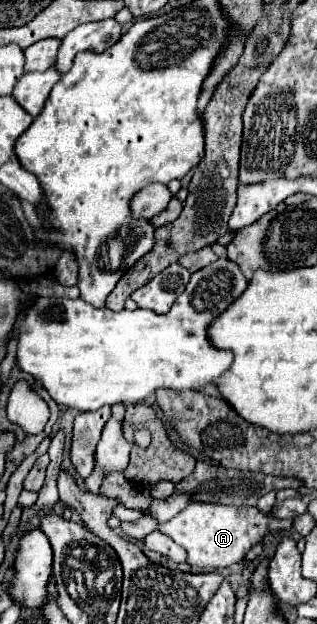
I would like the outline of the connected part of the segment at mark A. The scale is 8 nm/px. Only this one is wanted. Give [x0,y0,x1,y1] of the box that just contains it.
[159,503,293,569]

